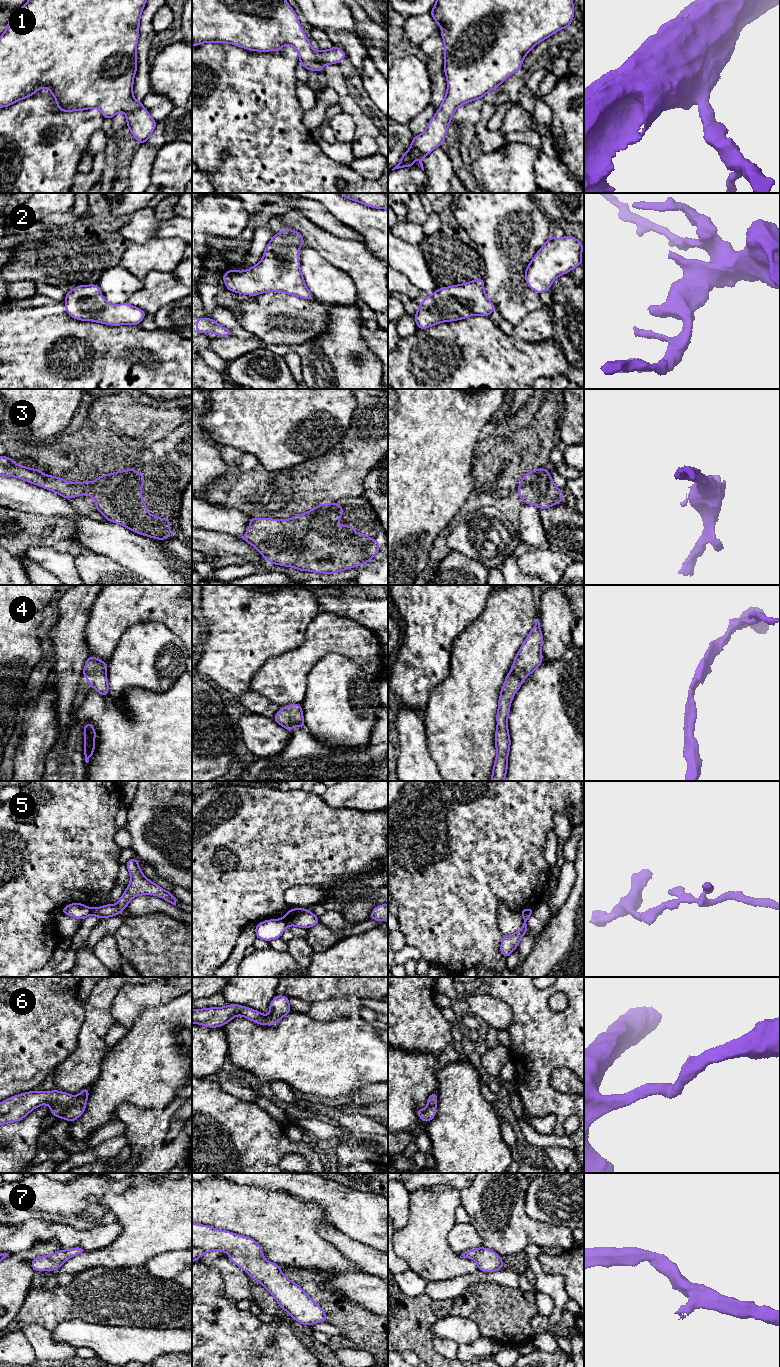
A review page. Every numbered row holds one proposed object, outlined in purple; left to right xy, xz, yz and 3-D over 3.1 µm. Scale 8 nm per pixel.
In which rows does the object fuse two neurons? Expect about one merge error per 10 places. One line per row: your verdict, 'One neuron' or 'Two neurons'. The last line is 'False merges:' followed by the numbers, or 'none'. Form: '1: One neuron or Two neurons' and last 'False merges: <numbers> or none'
1: One neuron
2: One neuron
3: One neuron
4: One neuron
5: Two neurons
6: One neuron
7: One neuron
False merges: 5

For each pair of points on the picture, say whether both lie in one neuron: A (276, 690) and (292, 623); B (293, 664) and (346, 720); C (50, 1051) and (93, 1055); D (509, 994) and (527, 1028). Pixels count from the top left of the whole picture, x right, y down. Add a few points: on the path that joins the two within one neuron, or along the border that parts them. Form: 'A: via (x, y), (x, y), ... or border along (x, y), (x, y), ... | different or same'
A: border along (305, 640), (295, 648), (270, 657), (264, 664) | different
B: border along (320, 659), (308, 673), (306, 696), (302, 702) | different
C: border along (80, 1031), (75, 1050), (54, 1069) | different
D: via (517, 1002), (527, 1012), (527, 1020) | same

